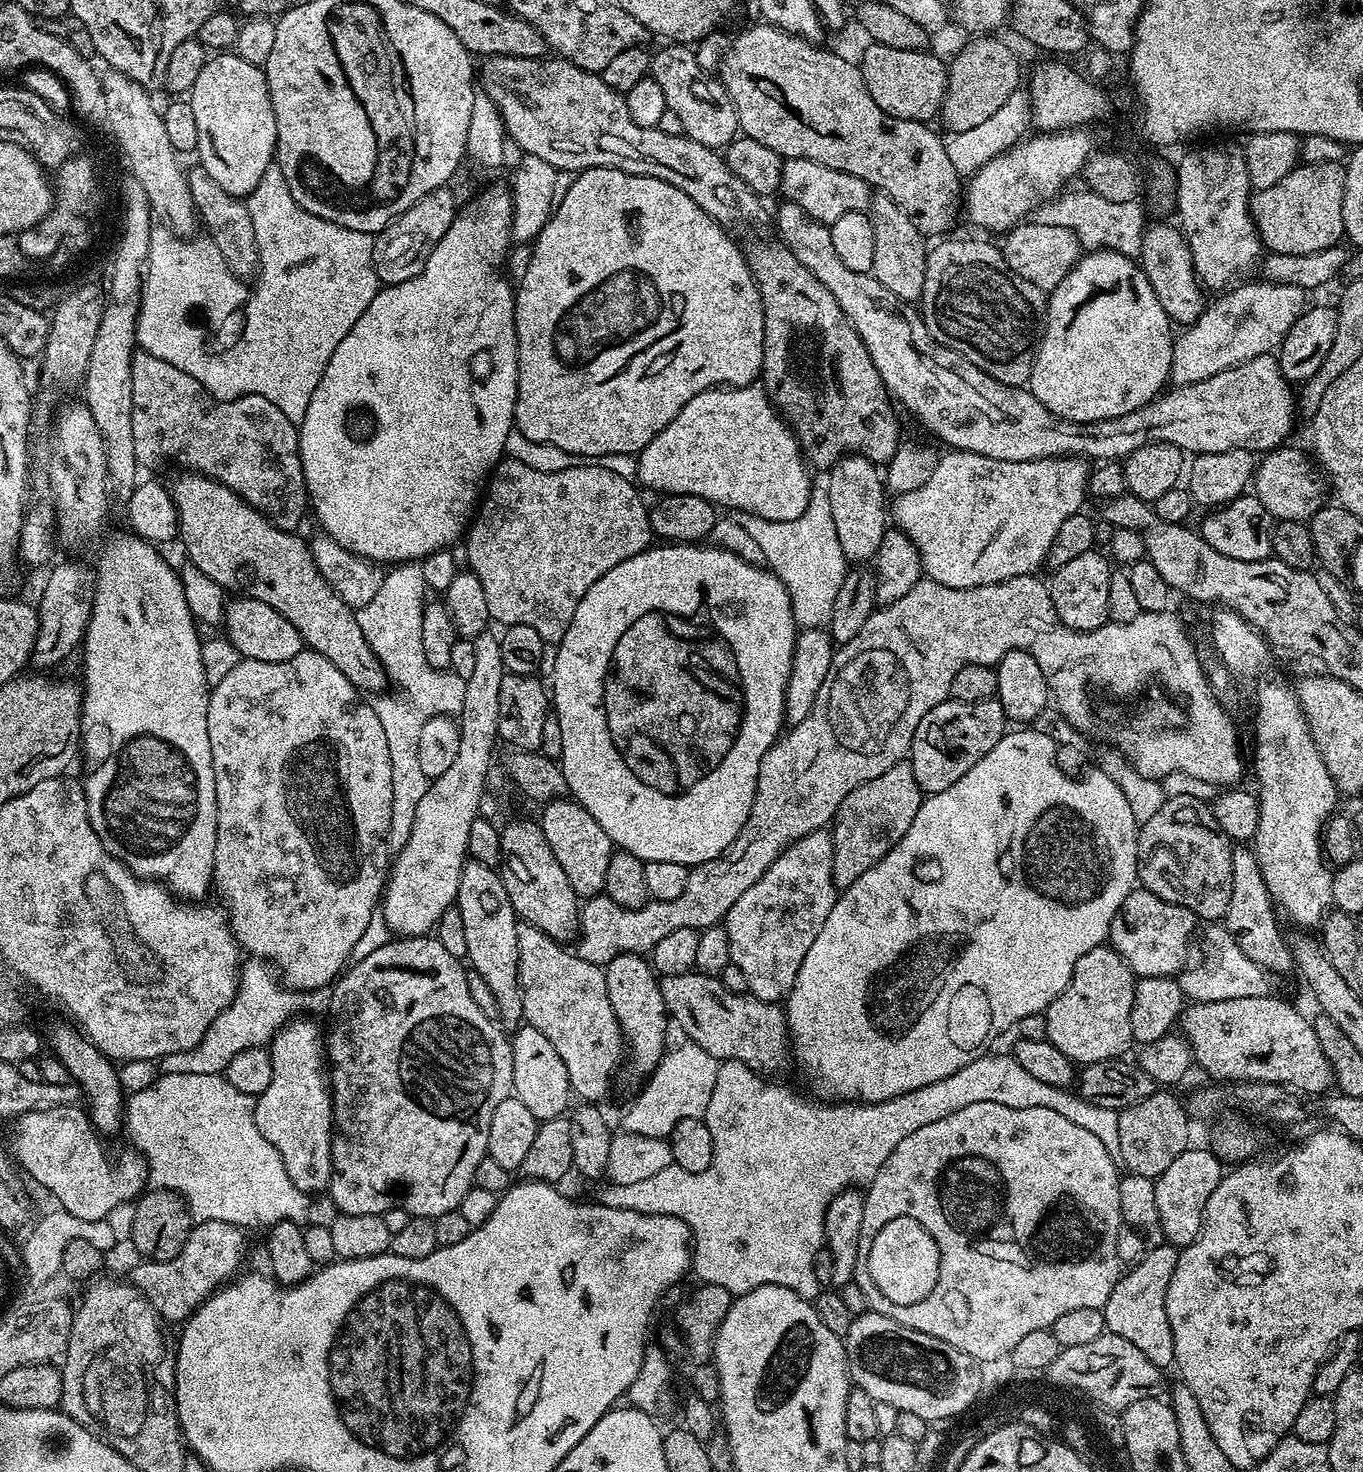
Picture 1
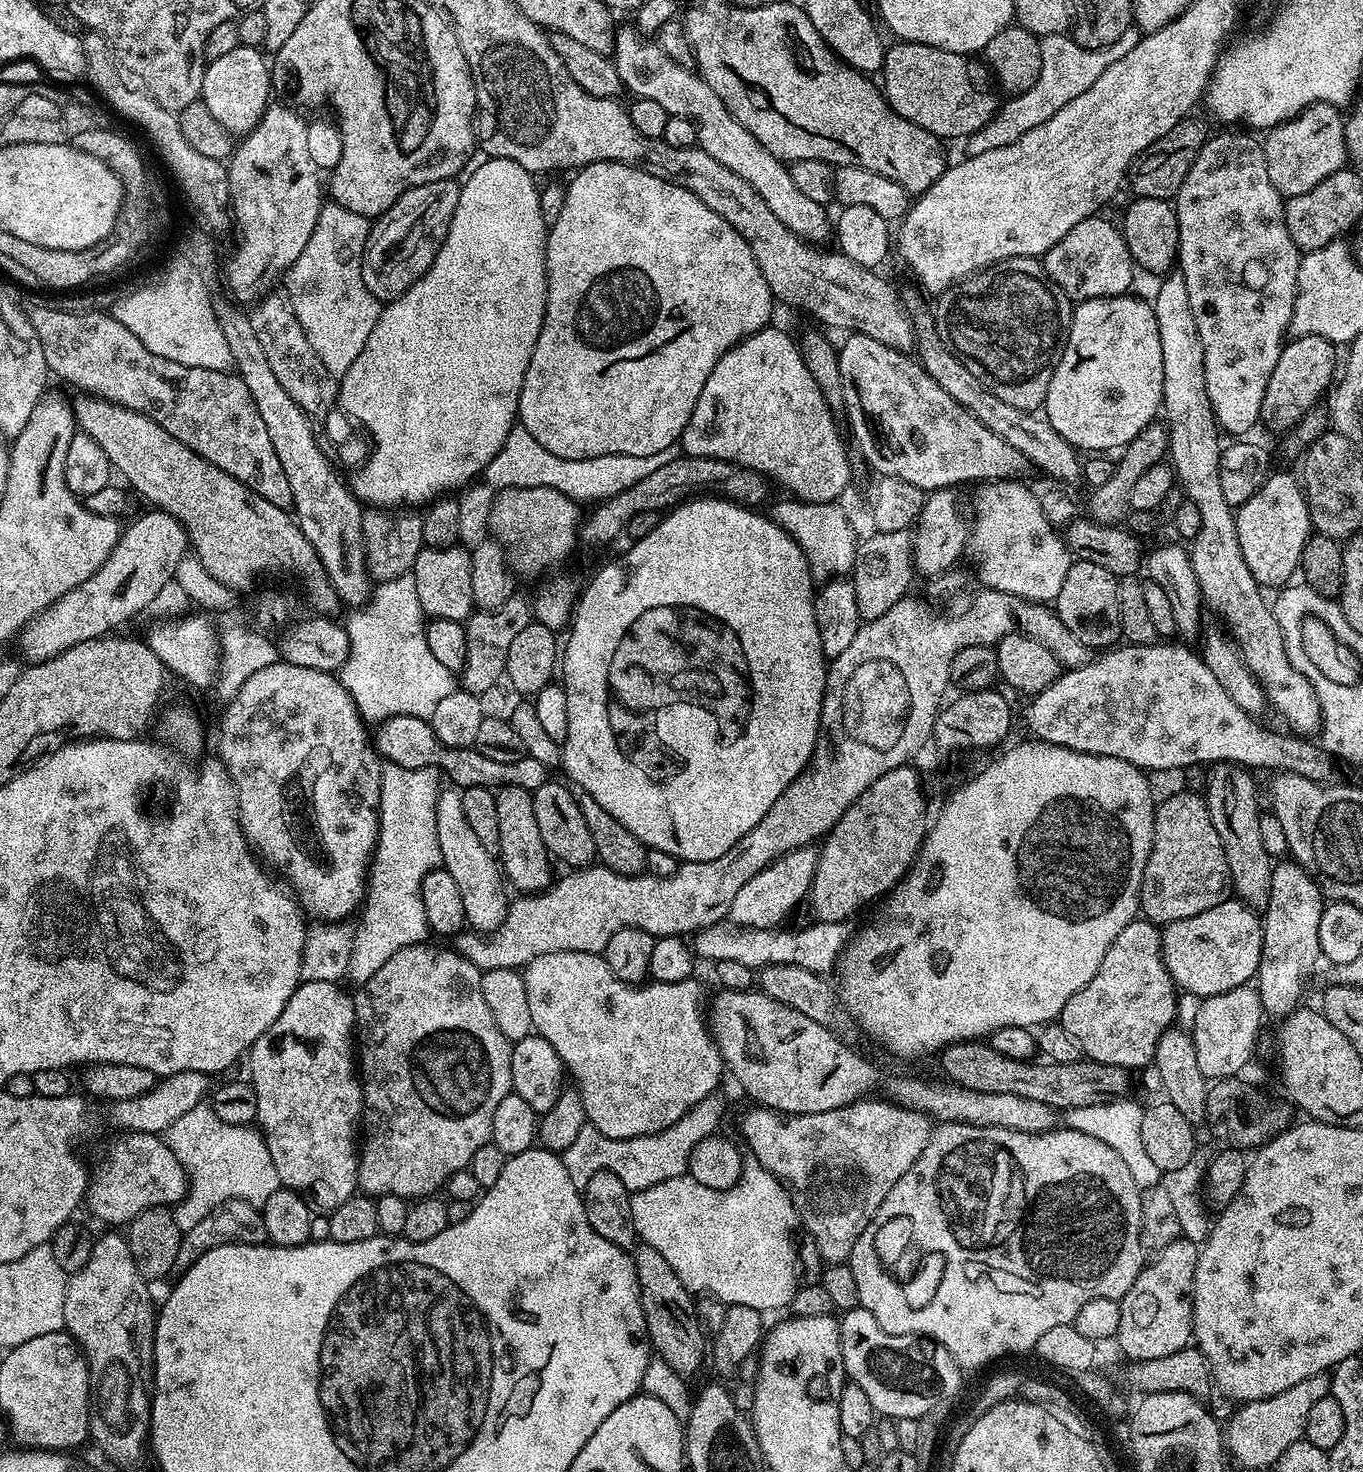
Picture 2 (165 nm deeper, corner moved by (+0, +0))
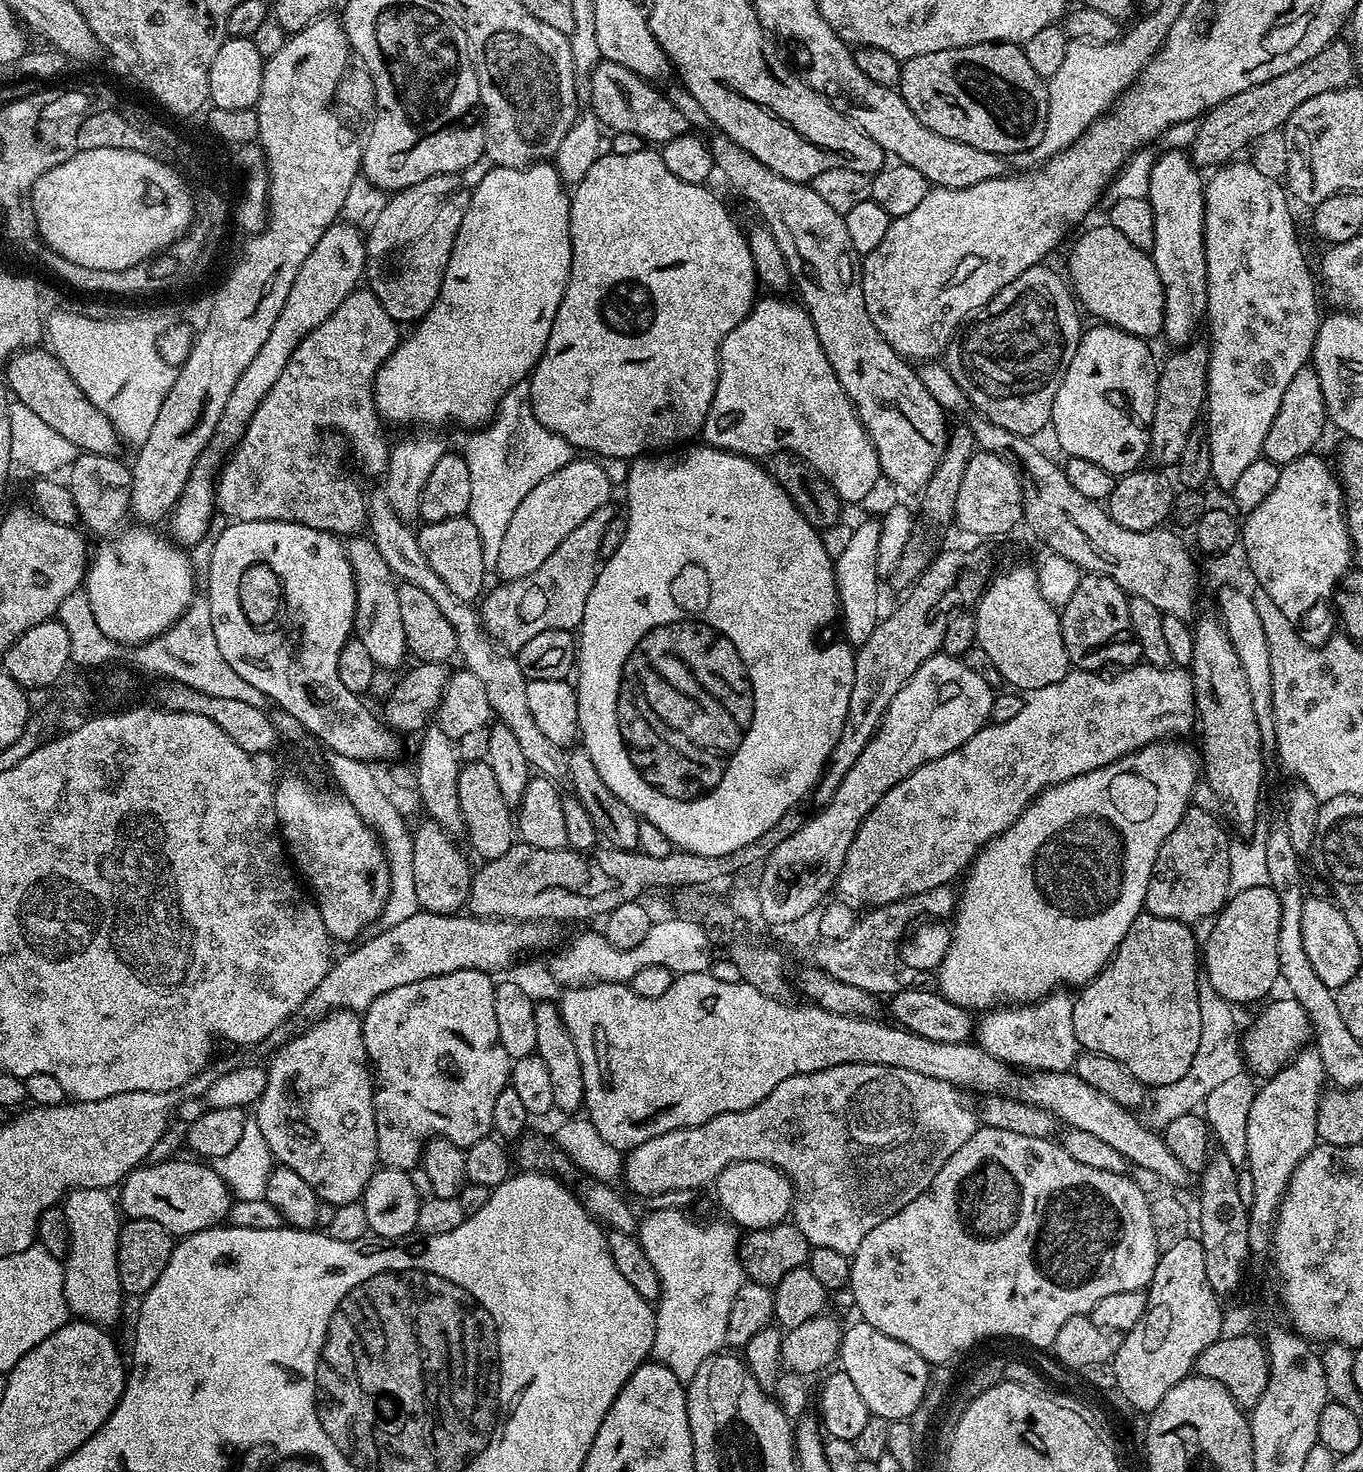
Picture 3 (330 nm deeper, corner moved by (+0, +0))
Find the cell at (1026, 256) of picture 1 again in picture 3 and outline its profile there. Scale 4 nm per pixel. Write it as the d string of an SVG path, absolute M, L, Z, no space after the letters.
M1101 222L1097 228L1084 232L1076 240L1072 253L1068 256L1067 279L1078 301L1079 307L1085 313L1097 316L1097 321L1111 324L1114 328L1121 328L1141 338L1148 336L1159 337L1164 330L1164 291L1162 278L1158 278L1158 270L1154 266L1151 255L1145 249L1134 246L1126 234L1114 230L1114 226Z

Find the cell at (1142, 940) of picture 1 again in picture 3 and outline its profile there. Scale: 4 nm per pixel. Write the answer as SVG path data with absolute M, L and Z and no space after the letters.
M1268 884L1250 886L1250 890L1237 892L1229 899L1214 923L1208 941L1202 944L1206 982L1234 1006L1263 1001L1263 996L1280 980L1278 930L1282 926L1282 906L1278 894Z

